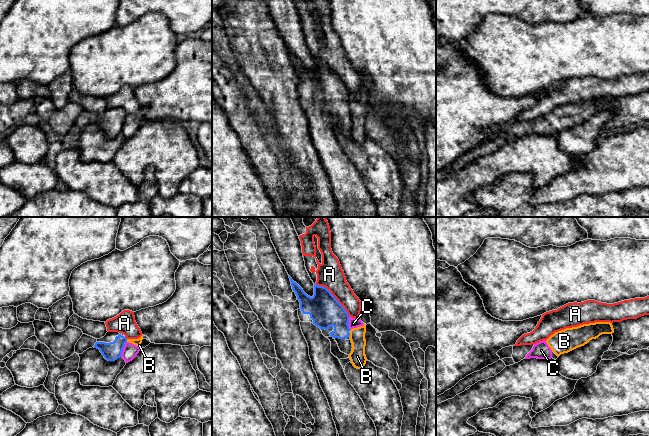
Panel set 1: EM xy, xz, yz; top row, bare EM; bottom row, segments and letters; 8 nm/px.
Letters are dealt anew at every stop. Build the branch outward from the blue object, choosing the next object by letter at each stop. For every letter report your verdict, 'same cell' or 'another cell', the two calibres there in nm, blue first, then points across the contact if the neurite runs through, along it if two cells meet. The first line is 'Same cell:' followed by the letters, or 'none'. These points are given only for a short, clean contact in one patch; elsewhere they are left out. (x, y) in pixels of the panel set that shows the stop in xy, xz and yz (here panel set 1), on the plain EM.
Same cell: none
A: another cell | 260/200 nm
B: another cell | 150/60 nm | along xy (126, 115), (127, 117)
C: another cell | 150/120 nm | along xy (126, 117), (120, 132)

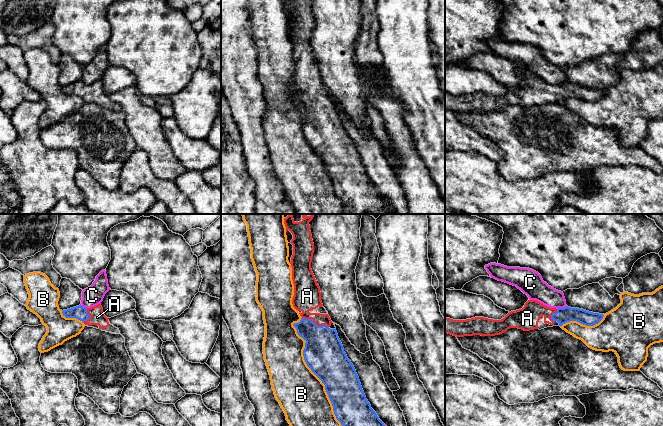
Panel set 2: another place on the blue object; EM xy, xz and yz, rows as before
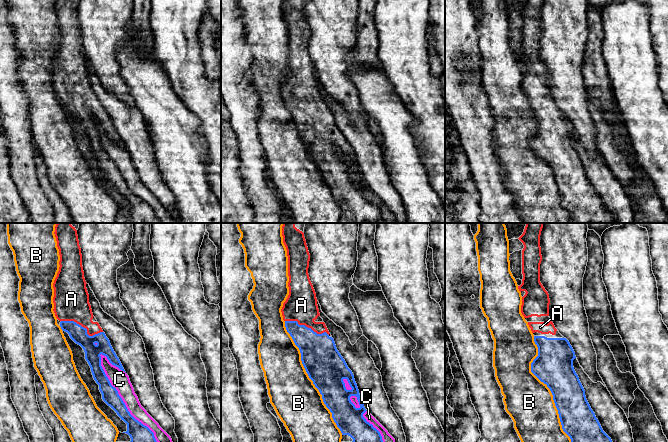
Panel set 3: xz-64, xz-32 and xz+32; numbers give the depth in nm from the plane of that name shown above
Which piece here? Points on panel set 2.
Same cell: A
A: same cell | 320/220 nm | across xz (323, 128), (314, 99), (306, 90), (307, 72)
B: another cell | 320/380 nm
C: another cell | 130/170 nm

